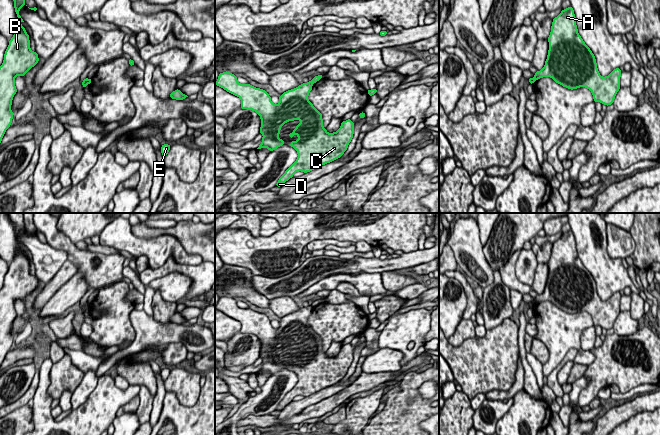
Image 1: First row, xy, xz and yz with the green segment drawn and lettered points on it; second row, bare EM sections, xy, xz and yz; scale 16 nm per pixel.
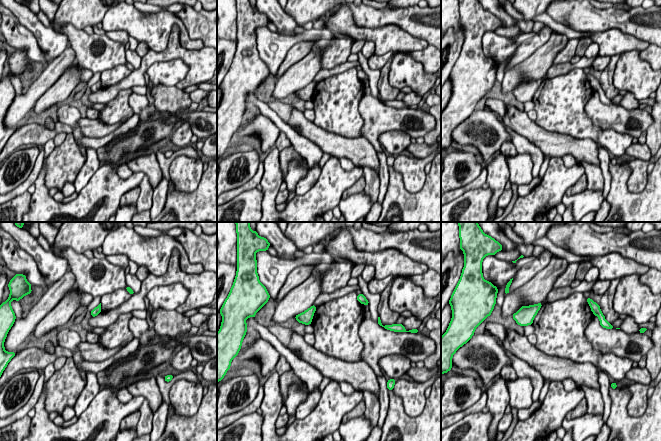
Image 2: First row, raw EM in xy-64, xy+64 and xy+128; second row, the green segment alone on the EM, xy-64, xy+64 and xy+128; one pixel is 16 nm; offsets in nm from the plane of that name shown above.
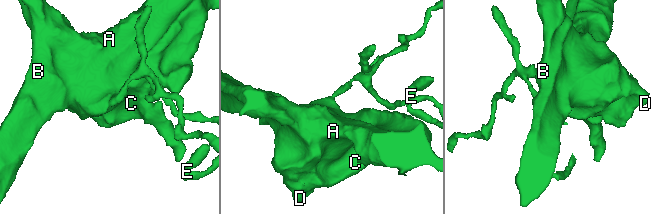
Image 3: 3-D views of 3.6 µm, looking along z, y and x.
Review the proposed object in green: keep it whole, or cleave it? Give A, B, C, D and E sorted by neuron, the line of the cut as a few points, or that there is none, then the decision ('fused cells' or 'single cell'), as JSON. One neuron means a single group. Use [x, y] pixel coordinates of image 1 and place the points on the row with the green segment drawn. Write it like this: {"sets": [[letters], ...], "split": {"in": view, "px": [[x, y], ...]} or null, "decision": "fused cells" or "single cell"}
{"sets": [["A", "B", "C", "D"], ["E"]], "split": {"in": "xy", "px": [[87, 79], [89, 83]]}, "decision": "fused cells"}

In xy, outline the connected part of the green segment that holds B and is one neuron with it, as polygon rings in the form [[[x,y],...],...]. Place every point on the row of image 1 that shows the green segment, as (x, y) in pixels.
[[[20,23],[9,41],[0,66],[0,143],[14,115],[11,105],[17,92],[15,77],[24,77],[38,61],[38,54],[30,49],[29,35]]]

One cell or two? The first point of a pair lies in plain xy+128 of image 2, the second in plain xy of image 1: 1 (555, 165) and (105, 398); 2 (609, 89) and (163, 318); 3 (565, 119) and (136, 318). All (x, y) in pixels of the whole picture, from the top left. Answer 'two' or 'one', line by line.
1: one
2: one
3: two

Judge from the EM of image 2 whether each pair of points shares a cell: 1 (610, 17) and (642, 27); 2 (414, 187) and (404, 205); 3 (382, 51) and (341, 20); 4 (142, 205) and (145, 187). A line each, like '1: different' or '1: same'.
1: same
2: different
3: same
4: same

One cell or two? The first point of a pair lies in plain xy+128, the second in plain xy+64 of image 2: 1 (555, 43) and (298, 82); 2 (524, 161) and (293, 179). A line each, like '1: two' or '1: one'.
1: one
2: one

